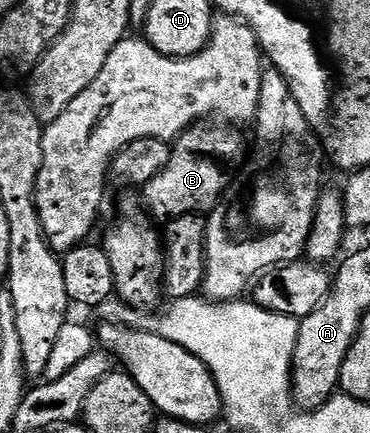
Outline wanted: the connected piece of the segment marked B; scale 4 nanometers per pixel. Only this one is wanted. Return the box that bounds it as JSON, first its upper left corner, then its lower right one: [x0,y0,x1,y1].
[142,125,245,221]

